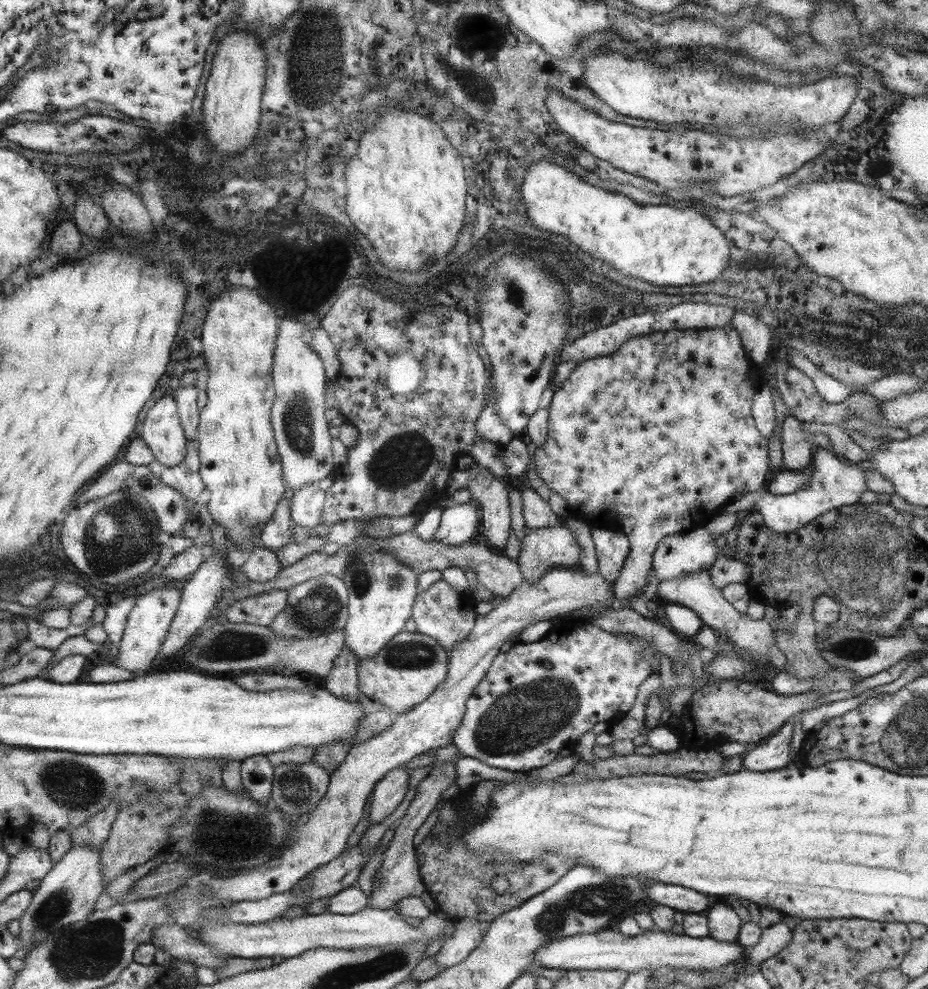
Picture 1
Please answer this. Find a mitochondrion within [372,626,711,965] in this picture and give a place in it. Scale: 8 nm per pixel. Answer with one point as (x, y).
(527, 717)

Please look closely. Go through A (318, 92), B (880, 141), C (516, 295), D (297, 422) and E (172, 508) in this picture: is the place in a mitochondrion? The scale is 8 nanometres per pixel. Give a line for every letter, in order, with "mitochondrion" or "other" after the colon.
A: mitochondrion
B: other
C: mitochondrion
D: mitochondrion
E: mitochondrion

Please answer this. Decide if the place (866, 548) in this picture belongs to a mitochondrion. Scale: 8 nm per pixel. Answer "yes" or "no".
yes

